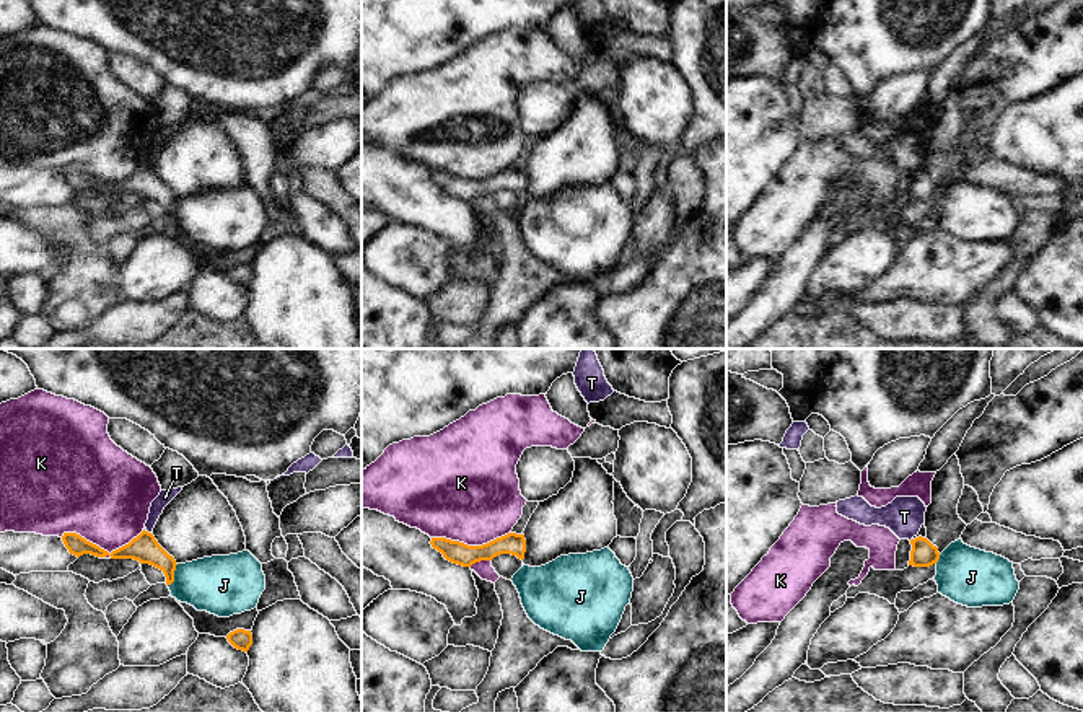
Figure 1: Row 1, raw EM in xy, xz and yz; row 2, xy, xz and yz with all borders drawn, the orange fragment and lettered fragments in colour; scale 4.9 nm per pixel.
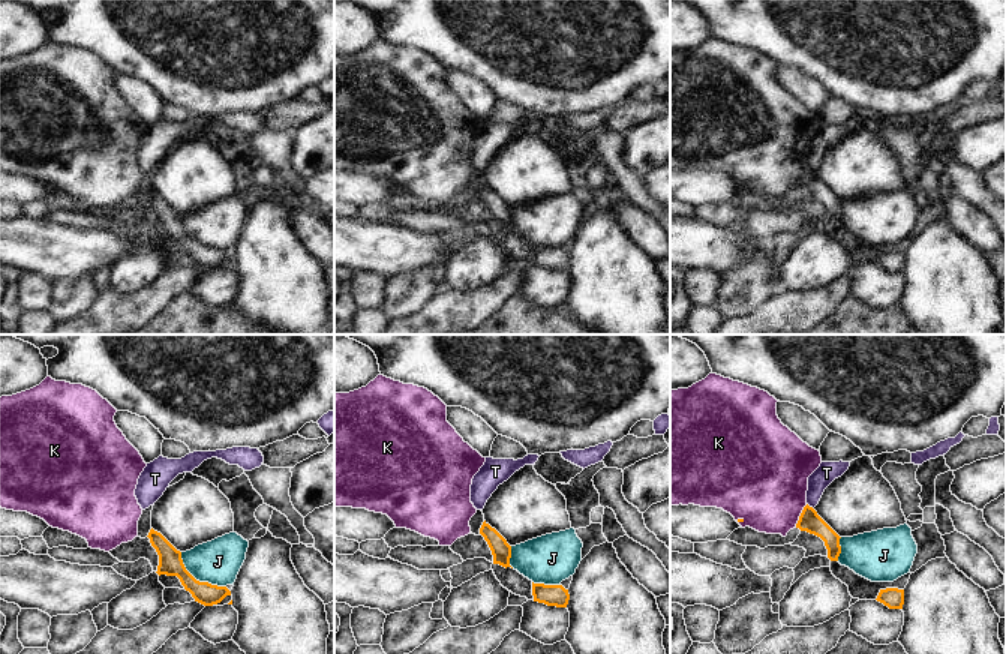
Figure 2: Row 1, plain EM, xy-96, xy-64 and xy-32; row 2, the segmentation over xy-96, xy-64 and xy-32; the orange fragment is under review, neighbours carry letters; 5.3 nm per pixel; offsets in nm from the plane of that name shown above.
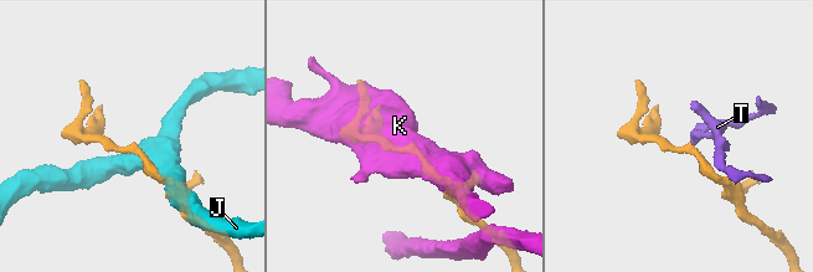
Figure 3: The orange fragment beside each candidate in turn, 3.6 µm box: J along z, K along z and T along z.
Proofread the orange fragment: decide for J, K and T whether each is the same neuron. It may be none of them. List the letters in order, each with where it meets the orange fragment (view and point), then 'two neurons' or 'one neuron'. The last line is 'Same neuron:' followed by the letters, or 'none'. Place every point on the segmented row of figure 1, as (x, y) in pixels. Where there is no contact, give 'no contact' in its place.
J: contact xy (173, 575); two neurons
K: contact xy (101, 549); two neurons
T: contact xy (147, 531); two neurons
Same neuron: none

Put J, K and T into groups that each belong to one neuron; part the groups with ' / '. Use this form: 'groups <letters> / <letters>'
groups J / K / T

